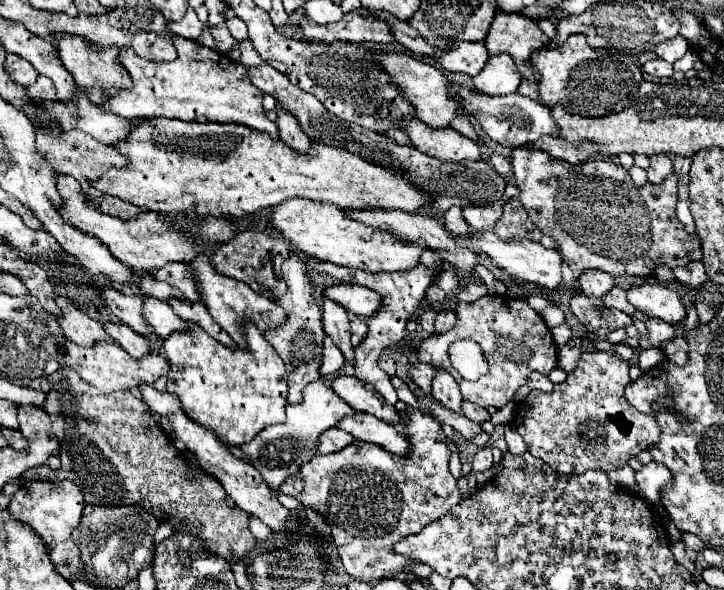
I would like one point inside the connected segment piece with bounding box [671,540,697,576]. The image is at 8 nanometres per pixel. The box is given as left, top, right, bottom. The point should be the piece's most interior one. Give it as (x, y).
(678, 548)

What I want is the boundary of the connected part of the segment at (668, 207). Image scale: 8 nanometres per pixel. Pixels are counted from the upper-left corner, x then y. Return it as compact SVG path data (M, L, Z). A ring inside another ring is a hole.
M525 148L511 150L511 164L515 182L521 190L519 202L527 210L531 222L557 242L557 248L563 260L575 272L575 278L579 278L583 270L603 270L615 278L649 278L655 274L657 266L687 266L689 252L699 248L699 238L687 234L675 216L677 174L667 176L661 184L647 182L643 186L635 186L627 170L613 160L587 160L583 164L569 164L549 156L547 152Z

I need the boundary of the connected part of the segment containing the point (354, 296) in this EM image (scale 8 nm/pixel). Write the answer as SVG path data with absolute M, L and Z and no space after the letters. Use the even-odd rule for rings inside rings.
M333 284L323 290L323 296L333 298L333 302L361 318L369 318L381 306L379 294L359 284Z

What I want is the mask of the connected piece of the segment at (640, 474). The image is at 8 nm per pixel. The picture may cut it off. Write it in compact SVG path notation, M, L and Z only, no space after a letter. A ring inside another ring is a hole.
M649 462L641 470L635 472L635 482L639 486L639 494L651 506L659 506L659 502L661 502L659 490L663 484L671 482L671 478L673 478L671 470L663 464L657 464L657 462Z

